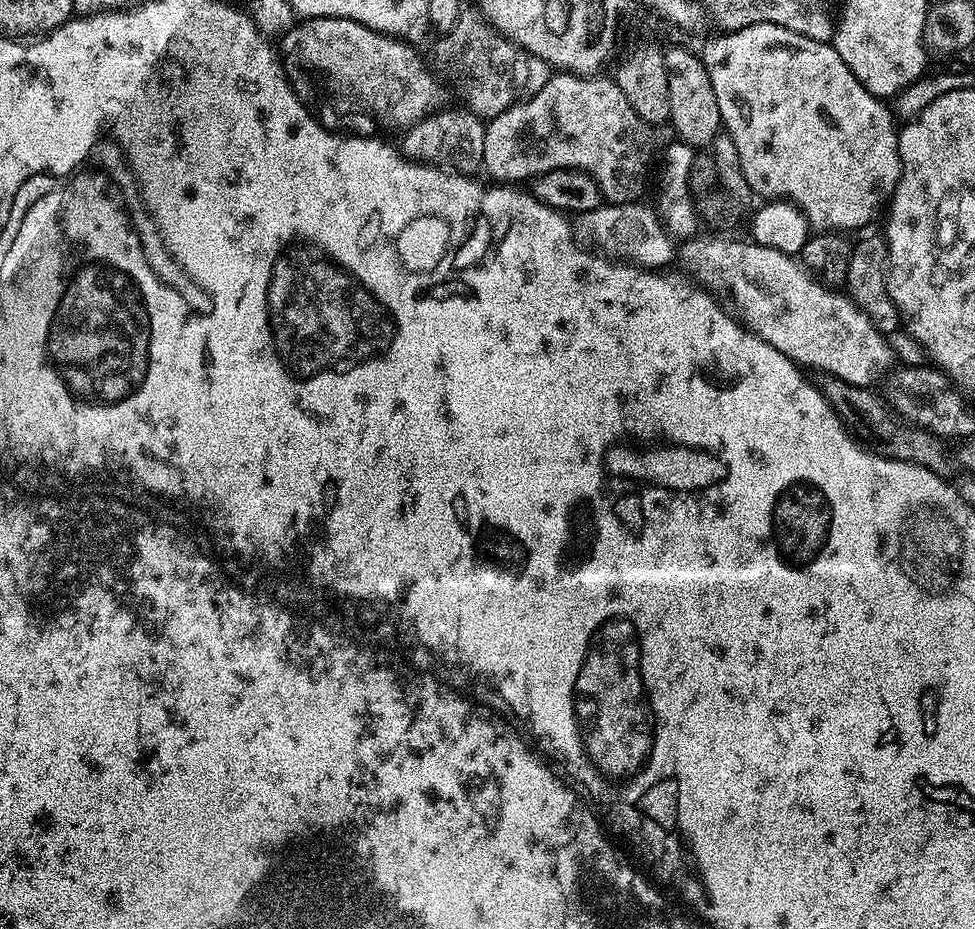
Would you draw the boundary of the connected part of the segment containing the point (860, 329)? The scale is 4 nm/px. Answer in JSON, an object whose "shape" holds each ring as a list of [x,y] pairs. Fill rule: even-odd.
{"shape":[[[700,234],[695,238],[685,239],[679,245],[678,256],[681,261],[684,259],[683,267],[705,288],[721,288],[722,291],[728,292],[729,298],[732,299],[731,307],[744,327],[749,328],[758,338],[770,342],[770,346],[774,346],[774,350],[778,350],[781,356],[790,357],[801,369],[813,368],[816,372],[825,372],[825,377],[841,380],[859,388],[876,386],[876,383],[891,370],[894,357],[888,344],[888,336],[873,326],[870,318],[853,302],[851,296],[816,279],[799,259],[791,255],[780,253],[776,249],[764,248],[747,239],[723,240],[720,237],[723,235],[708,235],[712,236]]]}

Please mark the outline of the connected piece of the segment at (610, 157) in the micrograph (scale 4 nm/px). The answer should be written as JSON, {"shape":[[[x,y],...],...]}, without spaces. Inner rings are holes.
{"shape":[[[563,70],[557,71],[555,74],[549,75],[548,81],[546,82],[546,86],[542,86],[542,90],[538,90],[538,94],[534,94],[533,96],[527,97],[522,100],[516,101],[515,104],[510,105],[506,110],[502,110],[502,114],[498,114],[497,116],[491,117],[487,121],[486,127],[484,129],[484,163],[482,165],[483,171],[488,171],[490,175],[493,176],[493,181],[496,182],[524,182],[520,180],[528,180],[531,181],[533,178],[537,176],[543,176],[545,172],[549,172],[550,170],[558,170],[559,168],[573,168],[574,170],[582,170],[583,172],[588,172],[594,178],[594,182],[598,182],[598,186],[600,187],[600,192],[603,194],[605,201],[609,204],[635,204],[637,201],[641,199],[640,196],[644,192],[644,187],[648,184],[648,171],[652,168],[652,159],[657,159],[658,150],[656,154],[656,132],[657,129],[653,127],[653,125],[648,124],[642,118],[635,113],[634,109],[631,108],[630,104],[627,102],[626,97],[622,94],[622,90],[619,89],[619,86],[616,85],[615,79],[609,78],[608,80],[604,77],[604,74],[577,74],[574,72],[566,72]]]}

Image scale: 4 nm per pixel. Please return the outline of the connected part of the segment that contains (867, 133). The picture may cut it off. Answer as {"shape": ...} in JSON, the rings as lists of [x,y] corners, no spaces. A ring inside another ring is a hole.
{"shape":[[[751,24],[745,28],[728,30],[714,40],[704,44],[702,59],[706,66],[706,74],[710,74],[710,82],[714,82],[714,98],[718,98],[718,110],[723,131],[734,138],[738,146],[738,158],[742,158],[742,174],[750,185],[753,193],[762,198],[779,198],[781,201],[791,201],[803,212],[807,223],[816,230],[849,230],[848,228],[864,228],[891,201],[896,184],[900,181],[900,158],[897,145],[894,143],[894,128],[892,120],[894,112],[888,108],[881,97],[870,94],[858,78],[842,62],[842,58],[832,47],[831,43],[823,44],[817,40],[806,38],[794,30],[786,30],[773,24]]]}

